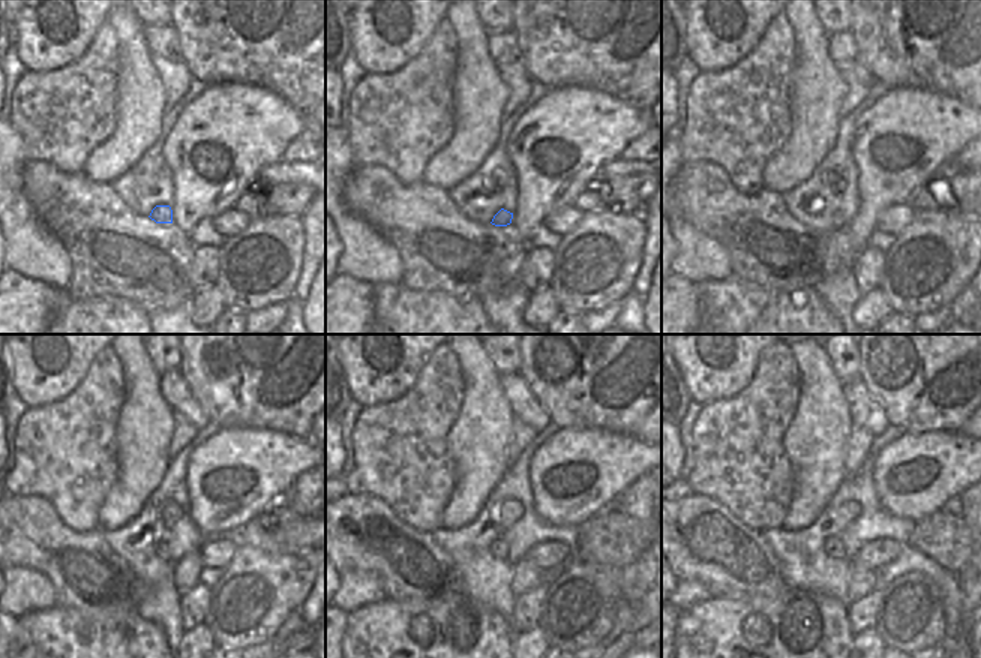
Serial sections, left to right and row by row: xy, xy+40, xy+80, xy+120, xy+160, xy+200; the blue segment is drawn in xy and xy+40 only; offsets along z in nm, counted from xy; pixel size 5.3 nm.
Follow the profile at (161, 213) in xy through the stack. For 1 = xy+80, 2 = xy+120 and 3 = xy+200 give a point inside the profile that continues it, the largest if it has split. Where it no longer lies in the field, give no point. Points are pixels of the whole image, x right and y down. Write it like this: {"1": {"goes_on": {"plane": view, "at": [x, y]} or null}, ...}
{"1": {"goes_on": {"plane": "xy+80", "at": [839, 219]}}, "2": {"goes_on": {"plane": "xy+120", "at": [162, 550]}}, "3": {"goes_on": {"plane": "xy+200", "at": [833, 547]}}}

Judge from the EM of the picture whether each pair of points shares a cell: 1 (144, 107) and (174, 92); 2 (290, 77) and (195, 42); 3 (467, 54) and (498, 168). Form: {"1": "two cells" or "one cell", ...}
{"1": "two cells", "2": "one cell", "3": "two cells"}

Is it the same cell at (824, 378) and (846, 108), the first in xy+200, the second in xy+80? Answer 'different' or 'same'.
different

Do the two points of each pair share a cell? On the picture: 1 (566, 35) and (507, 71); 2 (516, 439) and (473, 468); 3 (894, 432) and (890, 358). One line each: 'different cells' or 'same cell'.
1: different cells
2: different cells
3: different cells

